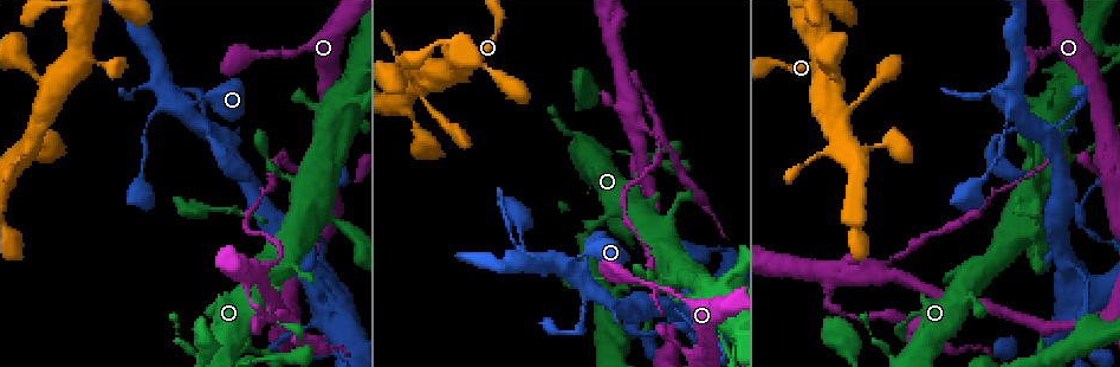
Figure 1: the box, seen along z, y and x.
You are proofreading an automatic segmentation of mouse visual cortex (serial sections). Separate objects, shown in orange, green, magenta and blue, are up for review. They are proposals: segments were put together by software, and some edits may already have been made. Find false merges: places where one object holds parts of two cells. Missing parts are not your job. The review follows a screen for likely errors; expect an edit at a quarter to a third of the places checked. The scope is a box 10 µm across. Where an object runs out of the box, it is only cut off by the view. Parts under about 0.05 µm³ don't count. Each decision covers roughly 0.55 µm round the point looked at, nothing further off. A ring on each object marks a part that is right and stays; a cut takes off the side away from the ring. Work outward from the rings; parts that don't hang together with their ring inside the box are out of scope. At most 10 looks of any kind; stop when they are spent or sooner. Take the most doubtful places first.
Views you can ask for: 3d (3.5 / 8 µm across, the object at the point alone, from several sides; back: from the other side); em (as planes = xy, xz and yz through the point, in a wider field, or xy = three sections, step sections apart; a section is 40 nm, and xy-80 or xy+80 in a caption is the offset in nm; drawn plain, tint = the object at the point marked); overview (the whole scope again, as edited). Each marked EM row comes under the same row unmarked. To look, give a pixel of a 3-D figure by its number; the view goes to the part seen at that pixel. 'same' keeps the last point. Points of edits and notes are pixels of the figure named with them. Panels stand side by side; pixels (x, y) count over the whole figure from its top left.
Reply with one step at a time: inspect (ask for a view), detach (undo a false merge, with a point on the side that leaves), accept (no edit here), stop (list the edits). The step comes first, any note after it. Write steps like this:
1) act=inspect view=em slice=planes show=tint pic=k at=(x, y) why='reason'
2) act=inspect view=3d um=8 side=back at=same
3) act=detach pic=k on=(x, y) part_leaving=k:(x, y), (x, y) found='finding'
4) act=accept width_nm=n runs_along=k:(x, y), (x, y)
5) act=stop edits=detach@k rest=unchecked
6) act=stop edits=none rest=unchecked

act=inspect view=3d um=3.5 pic=1 at=(279, 255) why='thin neck'

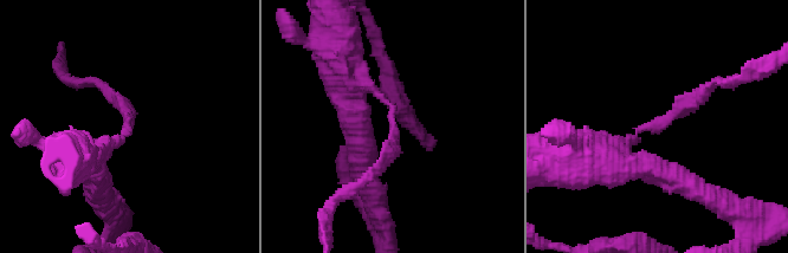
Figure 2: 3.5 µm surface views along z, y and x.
act=inspect view=em slice=xy step=1 show=tint pic=2 at=(392, 120) arm_widths_nm=200,300 why='now the EM'

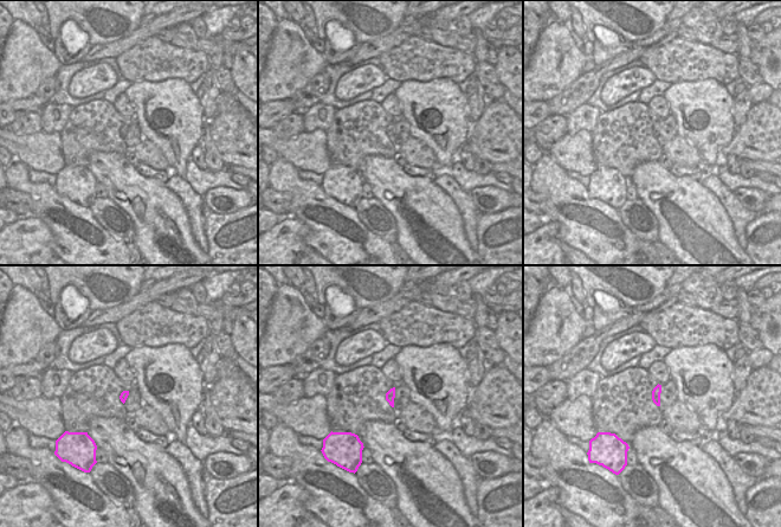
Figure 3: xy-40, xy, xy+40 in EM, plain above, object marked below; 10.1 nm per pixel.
act=detach pic=2 on=(673, 114) part_leaving=2:(640, 131), (658, 128), (722, 80) found='a second cell is stuck on'

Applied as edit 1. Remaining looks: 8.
act=inspect view=overview why='see it whole again'

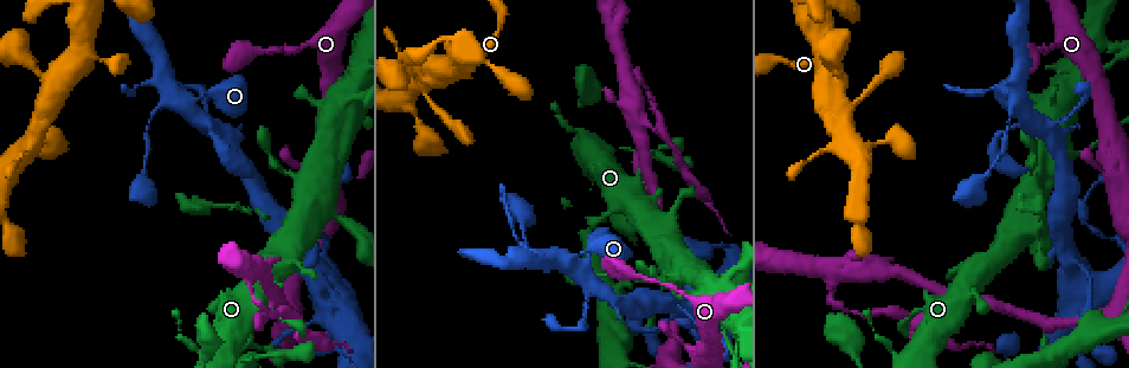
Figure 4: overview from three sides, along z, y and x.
act=inspect view=3d um=8 pic=4 at=(1068, 152)

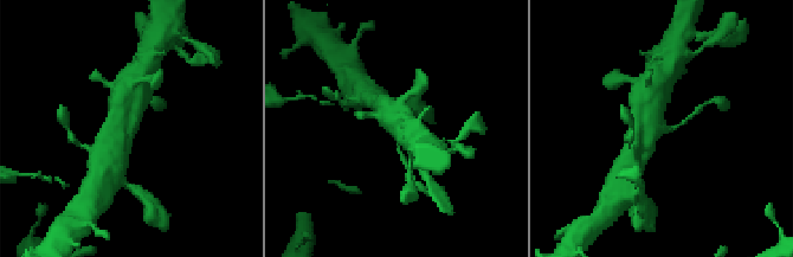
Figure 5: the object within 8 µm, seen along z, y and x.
act=inspect view=3d um=3.5 side=back at=same why='closer look'

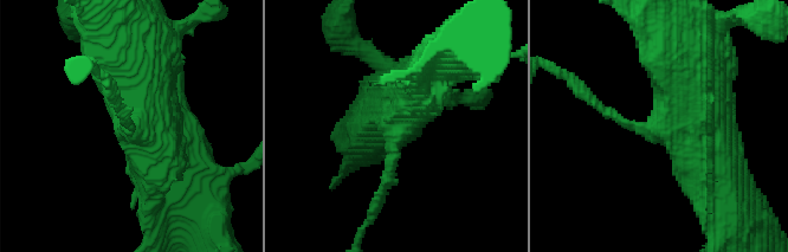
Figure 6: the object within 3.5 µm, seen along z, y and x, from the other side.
act=inspect view=em slice=xy step=1 show=tint pic=6 at=(400, 122)

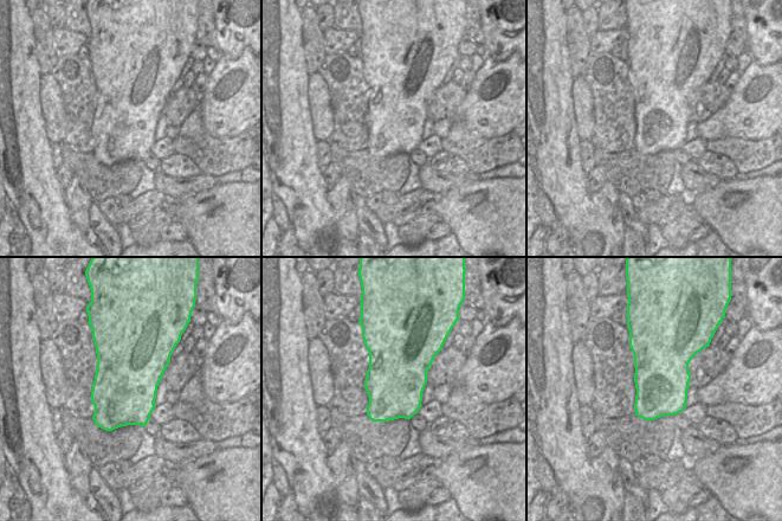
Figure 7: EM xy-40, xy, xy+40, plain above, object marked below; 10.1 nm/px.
act=accept width_nm=600 runs_along=6:(728, 175), (691, 135), (676, 42) found='one cell here'

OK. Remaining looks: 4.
act=inspect view=em slice=xy step=3 show=tint pic=4 at=(1041, 219)

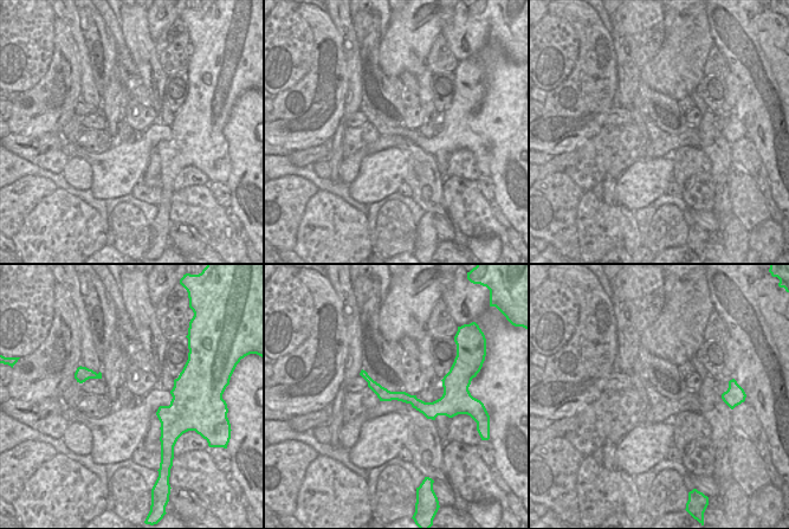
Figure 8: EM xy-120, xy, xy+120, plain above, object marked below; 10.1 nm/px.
act=inspect view=3d um=3.5 at=same why='wider look'

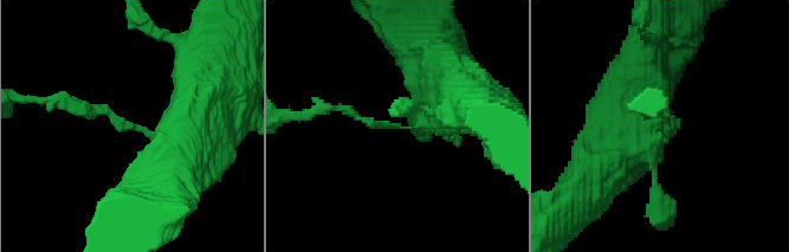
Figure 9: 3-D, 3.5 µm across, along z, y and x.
act=accept arm_widths_nm=150,600 runs_along=8:(370, 382), (421, 406), (437, 406), (447, 389) found='all the same cell'

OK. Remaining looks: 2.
act=inspect view=3d um=3.5 pic=4 at=(566, 262) why='narrows sharply'

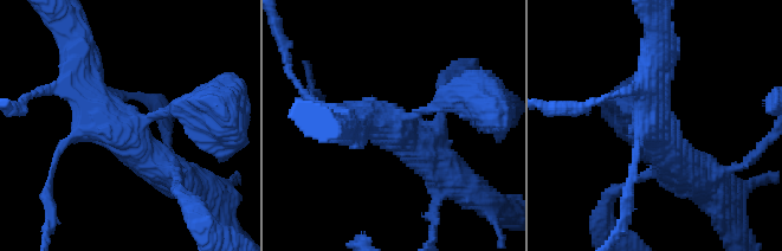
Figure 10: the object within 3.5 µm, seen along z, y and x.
act=inspect view=em slice=planes show=tint pic=10 at=(393, 128) arms=4 arm_widths_nm=250,250,400,500 why='need the tissue'

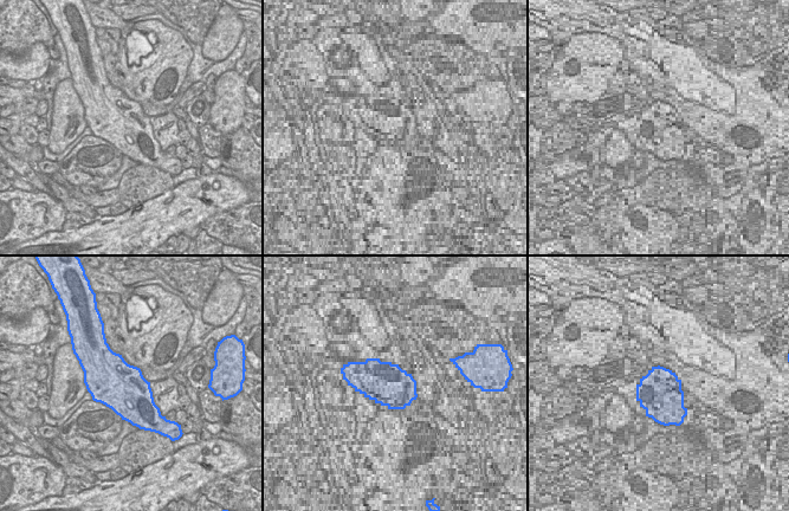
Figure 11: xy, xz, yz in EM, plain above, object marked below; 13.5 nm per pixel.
act=accept runs_along=10:(633, 108), (672, 155), (703, 178) found='all the same cell'

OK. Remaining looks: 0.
act=stop edits=detach@2 rest=unchecked

